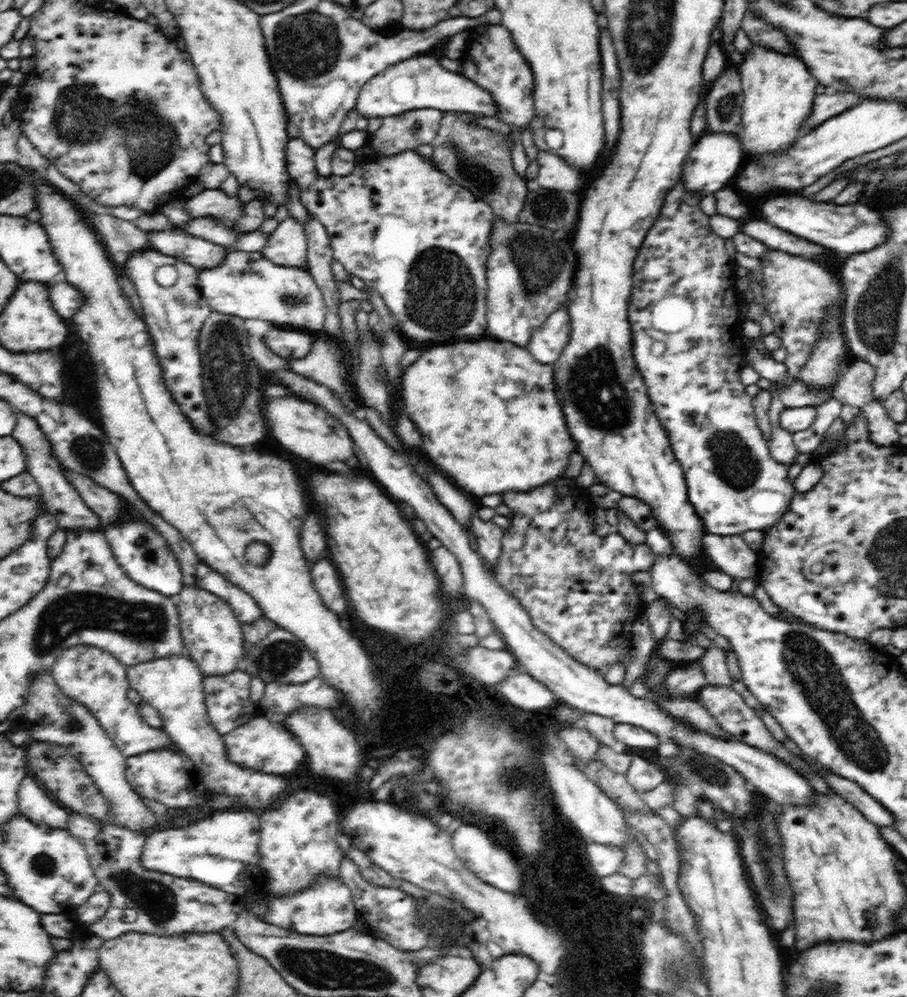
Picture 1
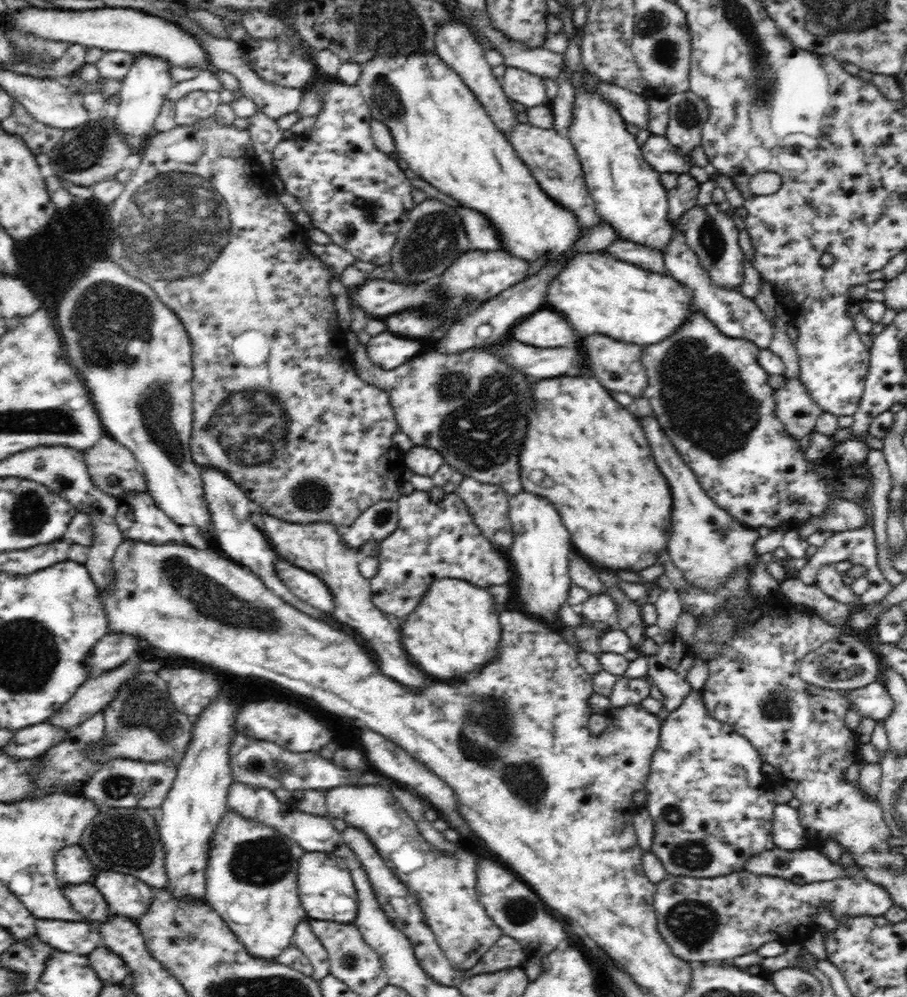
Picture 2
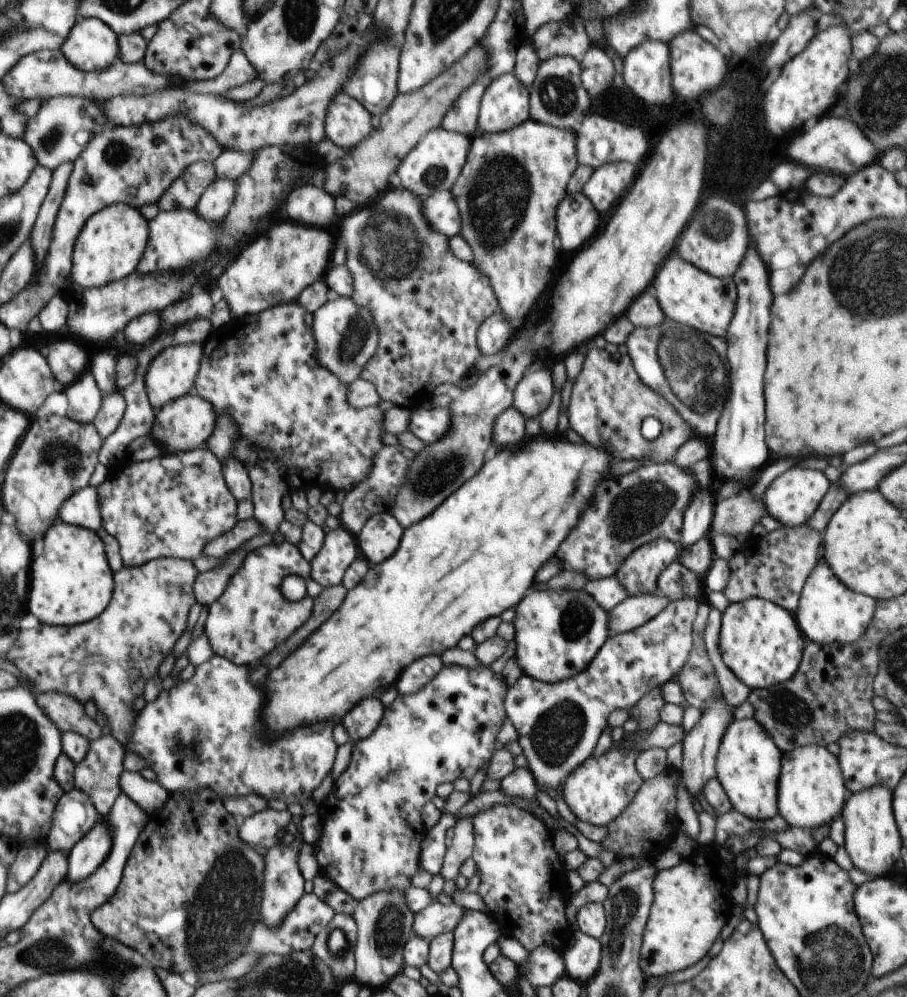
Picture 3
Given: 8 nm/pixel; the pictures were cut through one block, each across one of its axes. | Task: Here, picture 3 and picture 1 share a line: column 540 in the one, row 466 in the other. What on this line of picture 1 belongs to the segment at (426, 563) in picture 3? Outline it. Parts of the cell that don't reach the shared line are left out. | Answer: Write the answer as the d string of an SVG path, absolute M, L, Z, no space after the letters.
M492 340L458 342L456 346L436 346L436 348L422 352L422 356L404 370L404 374L400 378L400 390L402 390L402 402L404 402L404 410L406 410L408 418L416 424L420 434L426 436L434 444L434 448L438 448L438 456L430 456L430 446L426 446L426 444L422 444L422 450L426 452L426 456L430 460L438 460L438 462L432 462L432 464L438 466L442 472L446 472L452 478L454 484L458 484L462 490L476 494L476 496L500 494L500 492L506 492L506 490L528 492L536 486L542 486L542 482L556 480L564 472L564 468L568 466L568 454L576 452L574 442L570 440L570 434L568 434L568 428L566 428L566 420L564 420L560 402L556 398L556 392L554 392L552 374L553 365L536 362L526 348L518 348L518 346L508 344L508 342L492 342Z

